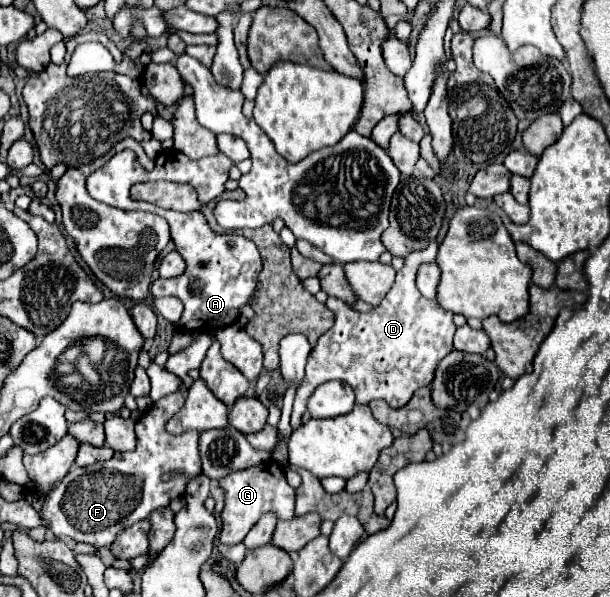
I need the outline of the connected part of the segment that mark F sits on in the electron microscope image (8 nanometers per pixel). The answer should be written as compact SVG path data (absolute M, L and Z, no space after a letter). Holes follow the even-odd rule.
M174 392L158 402L152 404L152 408L136 422L136 448L132 452L114 452L114 456L108 462L92 464L92 466L72 466L70 472L46 494L44 506L40 514L48 520L50 530L56 536L70 536L76 542L86 542L96 548L110 546L114 538L130 528L132 524L148 518L154 510L166 508L172 500L182 498L186 494L188 480L194 476L202 474L202 462L200 462L200 452L198 452L198 438L200 432L190 430L180 436L172 436L164 432L164 416L174 416L180 408L184 406L184 394ZM164 474L172 474L170 480L164 480Z

